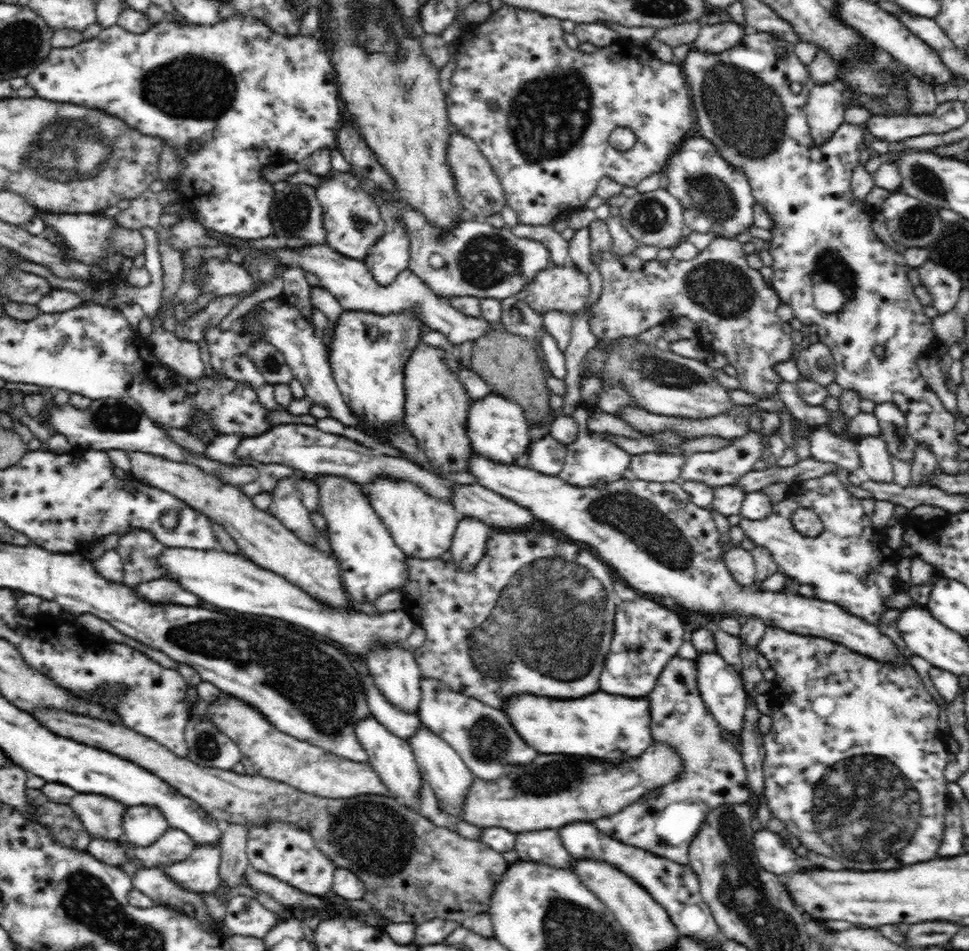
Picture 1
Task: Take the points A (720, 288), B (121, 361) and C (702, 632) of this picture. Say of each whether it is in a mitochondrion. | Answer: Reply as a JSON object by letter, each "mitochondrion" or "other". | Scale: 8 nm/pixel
{"A":"mitochondrion","B":"other","C":"other"}

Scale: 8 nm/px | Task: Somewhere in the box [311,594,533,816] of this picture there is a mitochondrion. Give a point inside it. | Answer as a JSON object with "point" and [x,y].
{"point":[489,743]}

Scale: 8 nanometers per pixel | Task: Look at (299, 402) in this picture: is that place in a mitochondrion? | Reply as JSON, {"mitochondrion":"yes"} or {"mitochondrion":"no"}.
{"mitochondrion":"no"}

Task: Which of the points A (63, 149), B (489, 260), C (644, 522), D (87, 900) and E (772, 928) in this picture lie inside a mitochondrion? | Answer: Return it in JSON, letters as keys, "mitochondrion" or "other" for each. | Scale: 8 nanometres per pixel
{"A":"mitochondrion","B":"mitochondrion","C":"mitochondrion","D":"mitochondrion","E":"mitochondrion"}

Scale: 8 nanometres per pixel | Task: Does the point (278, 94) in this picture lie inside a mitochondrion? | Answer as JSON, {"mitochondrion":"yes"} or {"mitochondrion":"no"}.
{"mitochondrion":"no"}

